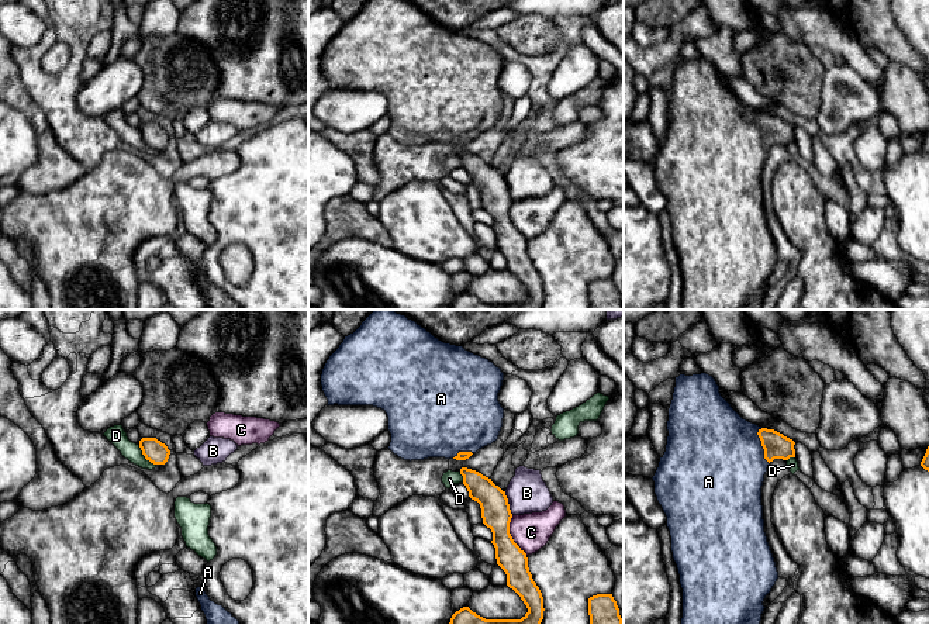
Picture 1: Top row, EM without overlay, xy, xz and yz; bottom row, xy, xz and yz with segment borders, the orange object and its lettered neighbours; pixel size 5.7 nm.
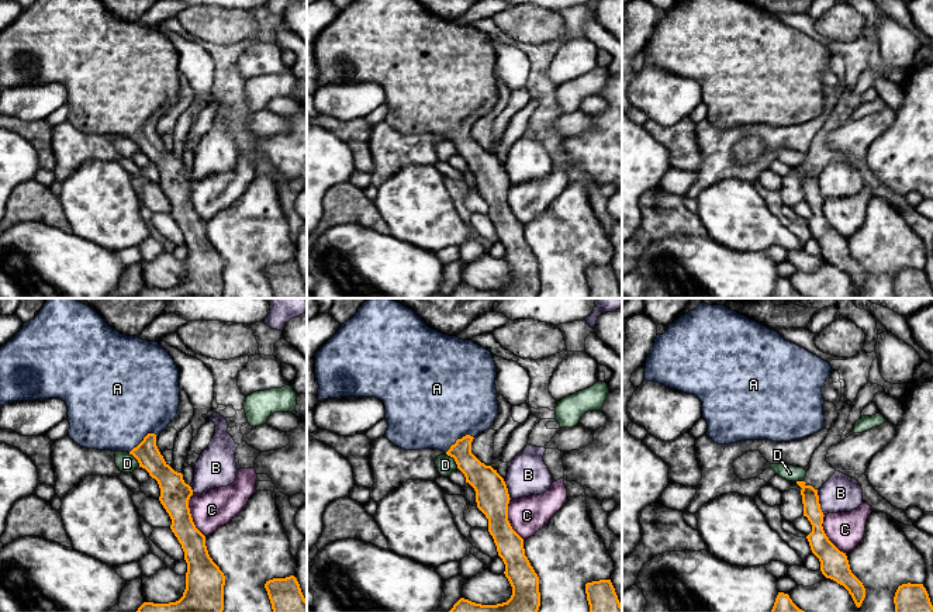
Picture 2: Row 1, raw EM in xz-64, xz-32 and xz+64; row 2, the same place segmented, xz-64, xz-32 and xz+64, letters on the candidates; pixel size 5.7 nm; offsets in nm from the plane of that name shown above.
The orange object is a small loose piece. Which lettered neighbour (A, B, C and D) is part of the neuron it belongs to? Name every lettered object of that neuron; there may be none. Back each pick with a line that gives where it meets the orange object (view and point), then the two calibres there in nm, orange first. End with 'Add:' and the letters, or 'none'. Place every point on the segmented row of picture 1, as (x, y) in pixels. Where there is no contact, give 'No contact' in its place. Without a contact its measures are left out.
A: Touches orange at yz (762, 445). Thickness 150 nm (orange) against 500 nm
Add: A

